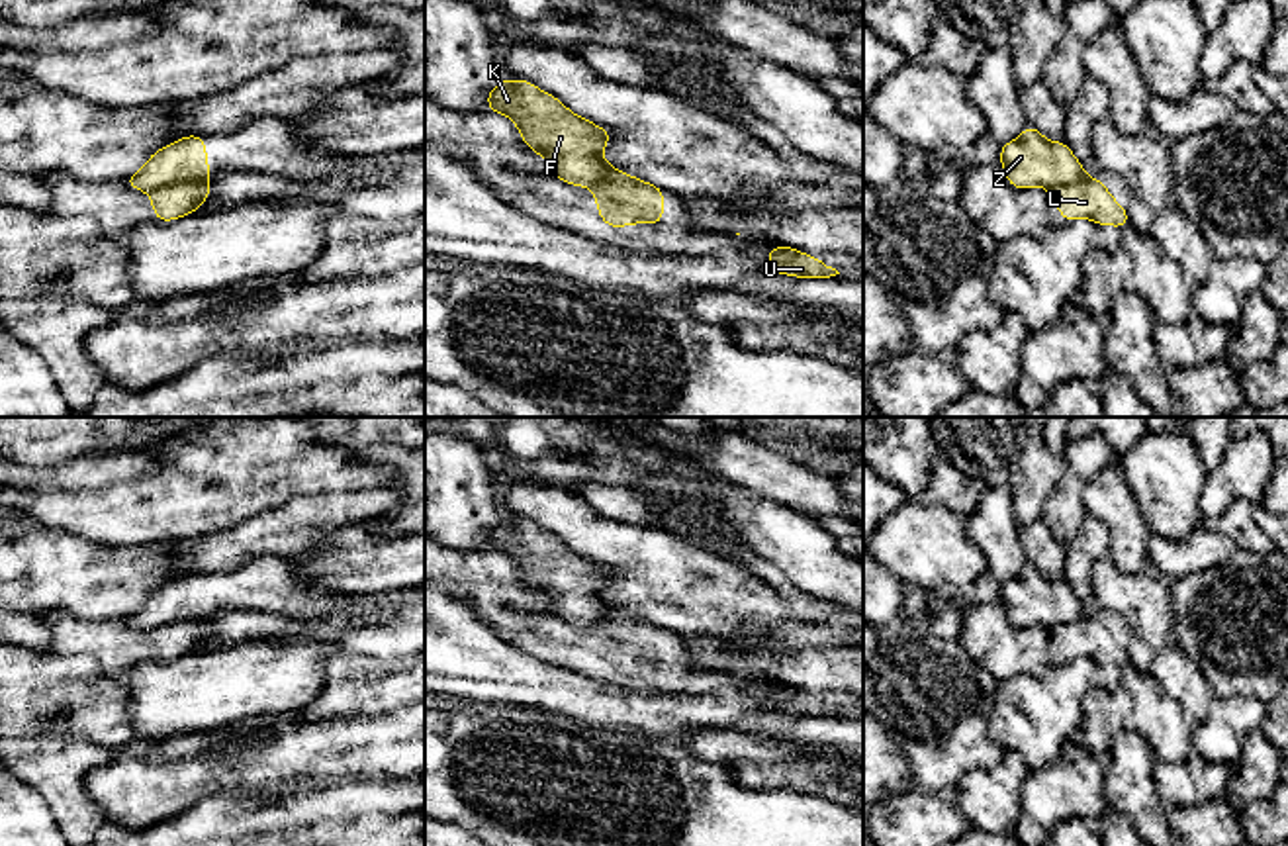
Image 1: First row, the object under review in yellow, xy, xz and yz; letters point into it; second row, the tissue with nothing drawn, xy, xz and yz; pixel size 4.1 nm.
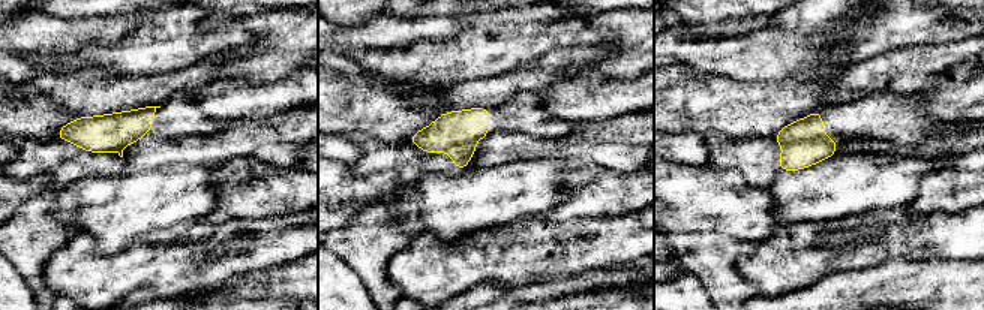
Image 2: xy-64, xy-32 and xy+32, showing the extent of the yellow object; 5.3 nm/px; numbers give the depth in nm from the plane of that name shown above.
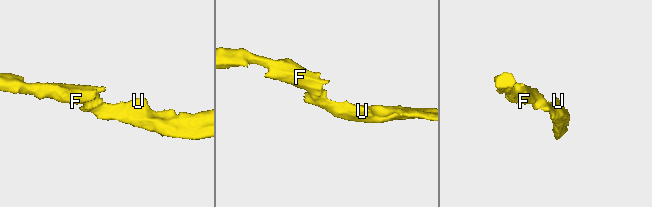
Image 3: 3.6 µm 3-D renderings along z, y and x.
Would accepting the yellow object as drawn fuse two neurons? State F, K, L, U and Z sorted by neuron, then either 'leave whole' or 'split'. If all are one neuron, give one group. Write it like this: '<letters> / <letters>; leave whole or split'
F K Z / L U; split

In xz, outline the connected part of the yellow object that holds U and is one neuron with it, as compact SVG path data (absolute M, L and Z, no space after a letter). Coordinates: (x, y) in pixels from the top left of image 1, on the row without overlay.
M793 685L765 689L769 707L775 713L793 713L795 717L830 717L840 713L836 707L808 695Z

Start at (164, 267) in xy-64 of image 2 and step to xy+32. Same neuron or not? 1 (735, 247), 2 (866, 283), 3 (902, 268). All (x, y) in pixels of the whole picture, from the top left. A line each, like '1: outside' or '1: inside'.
1: outside
2: outside
3: outside

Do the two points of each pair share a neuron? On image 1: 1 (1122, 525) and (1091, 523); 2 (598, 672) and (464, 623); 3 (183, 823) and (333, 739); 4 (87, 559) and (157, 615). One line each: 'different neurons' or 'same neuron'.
1: different neurons
2: different neurons
3: different neurons
4: different neurons

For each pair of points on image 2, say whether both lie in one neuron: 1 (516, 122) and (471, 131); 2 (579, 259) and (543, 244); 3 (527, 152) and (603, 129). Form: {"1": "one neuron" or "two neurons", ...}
{"1": "one neuron", "2": "one neuron", "3": "one neuron"}

